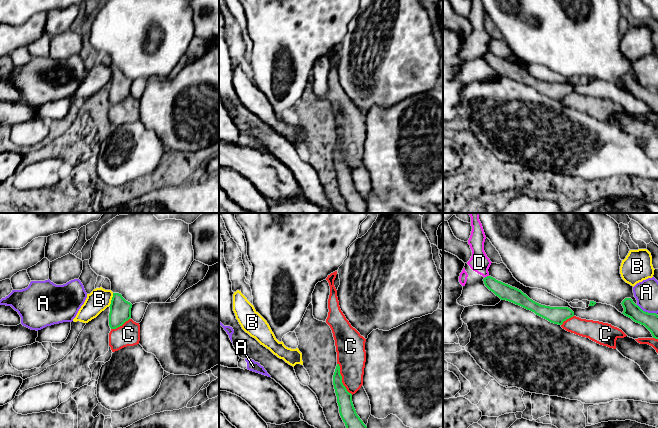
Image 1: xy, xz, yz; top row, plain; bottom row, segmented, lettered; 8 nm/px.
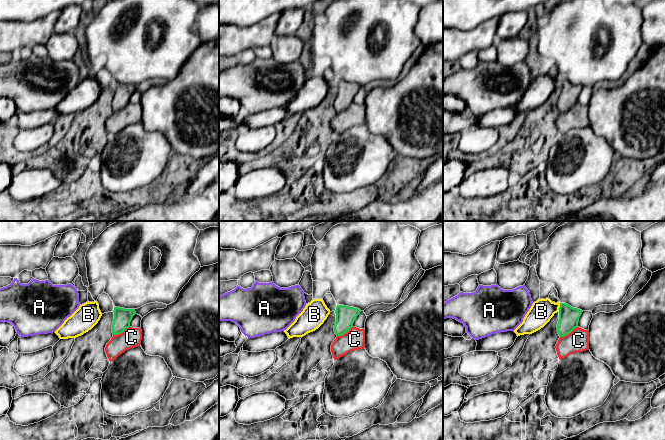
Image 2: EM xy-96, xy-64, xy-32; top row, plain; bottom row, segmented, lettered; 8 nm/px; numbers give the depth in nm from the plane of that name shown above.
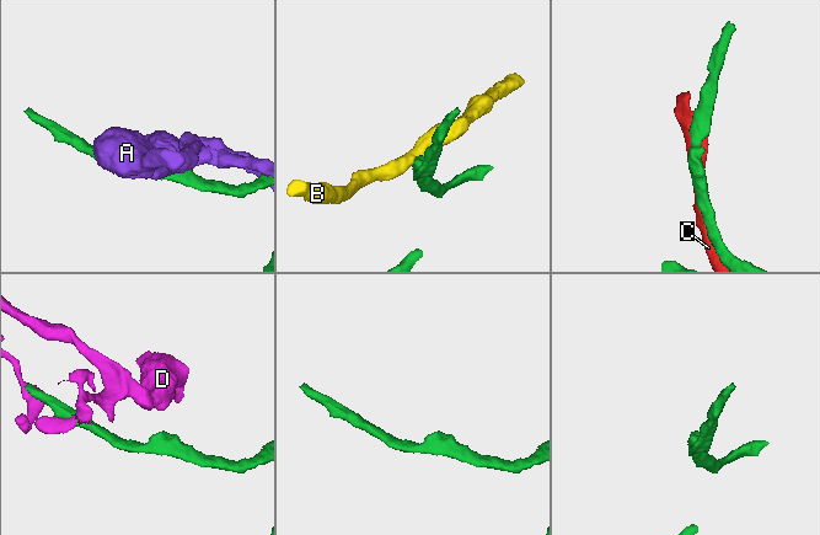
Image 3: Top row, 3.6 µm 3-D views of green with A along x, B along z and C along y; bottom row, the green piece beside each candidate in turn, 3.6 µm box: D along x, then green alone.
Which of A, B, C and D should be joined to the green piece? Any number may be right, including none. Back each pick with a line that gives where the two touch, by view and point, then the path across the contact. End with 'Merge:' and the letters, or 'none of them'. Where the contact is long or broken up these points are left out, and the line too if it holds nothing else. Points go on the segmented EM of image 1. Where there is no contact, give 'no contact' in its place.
C: contact xz (341, 379)
Merge: C

